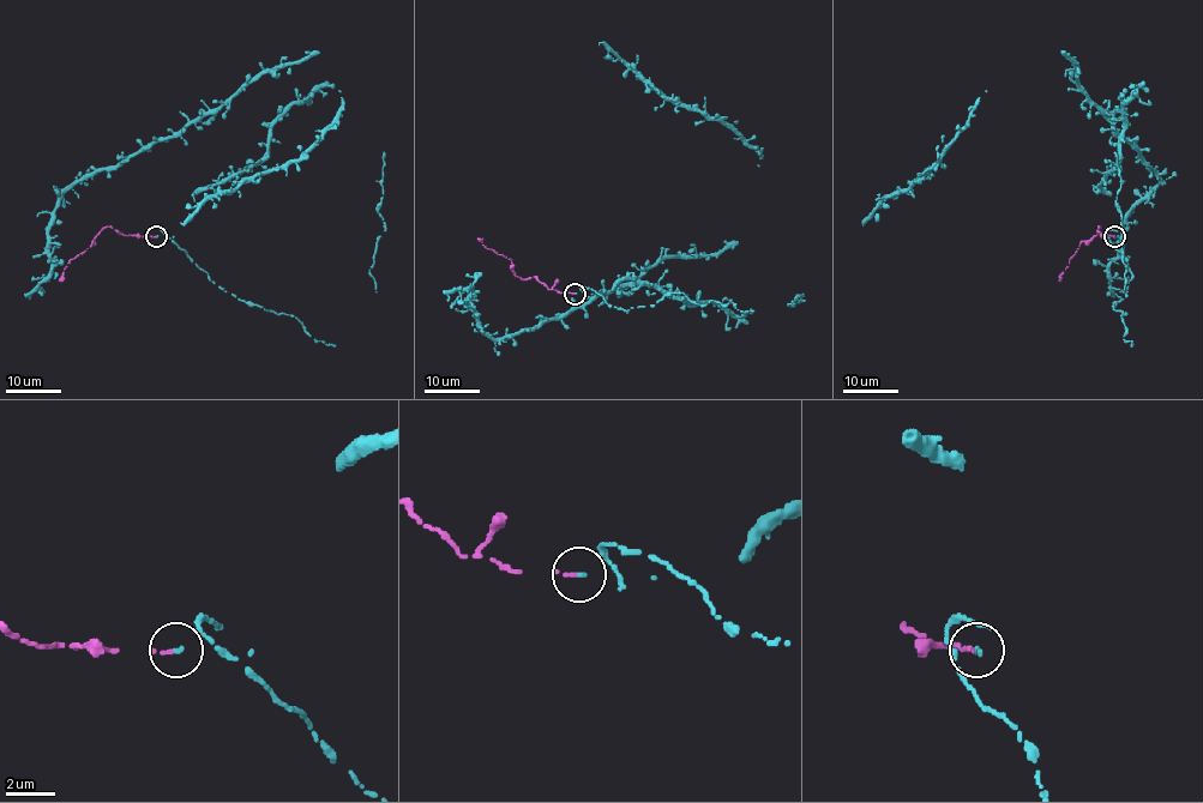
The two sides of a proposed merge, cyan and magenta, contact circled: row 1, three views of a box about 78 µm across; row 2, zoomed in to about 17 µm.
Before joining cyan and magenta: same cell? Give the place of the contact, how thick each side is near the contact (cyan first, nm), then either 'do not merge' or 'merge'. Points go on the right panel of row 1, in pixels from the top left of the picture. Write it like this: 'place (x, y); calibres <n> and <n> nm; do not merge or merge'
place (1114, 236); calibres 140 and 160 nm; do not merge

